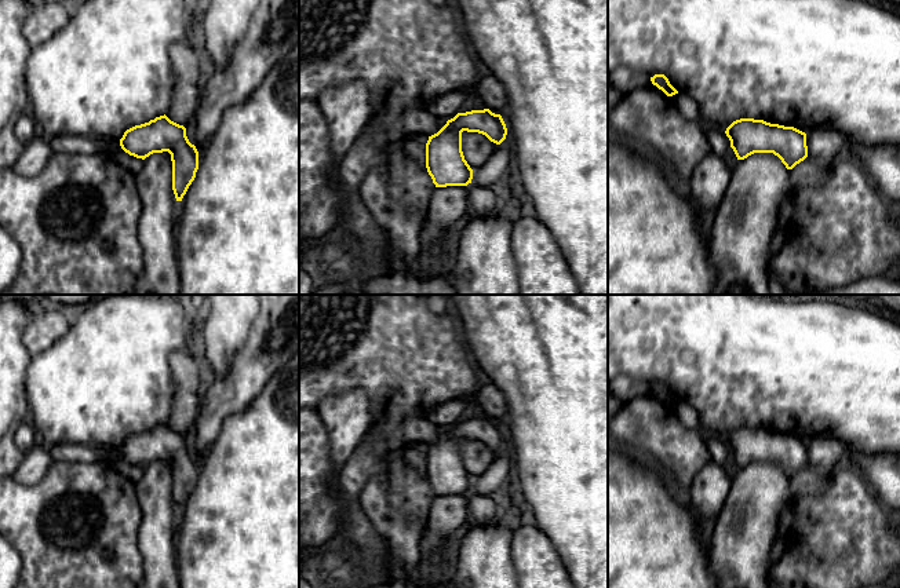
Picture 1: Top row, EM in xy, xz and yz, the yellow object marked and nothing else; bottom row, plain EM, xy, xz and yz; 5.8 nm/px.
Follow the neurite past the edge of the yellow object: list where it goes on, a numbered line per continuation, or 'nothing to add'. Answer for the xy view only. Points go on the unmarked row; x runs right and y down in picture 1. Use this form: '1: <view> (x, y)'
nothing to add

